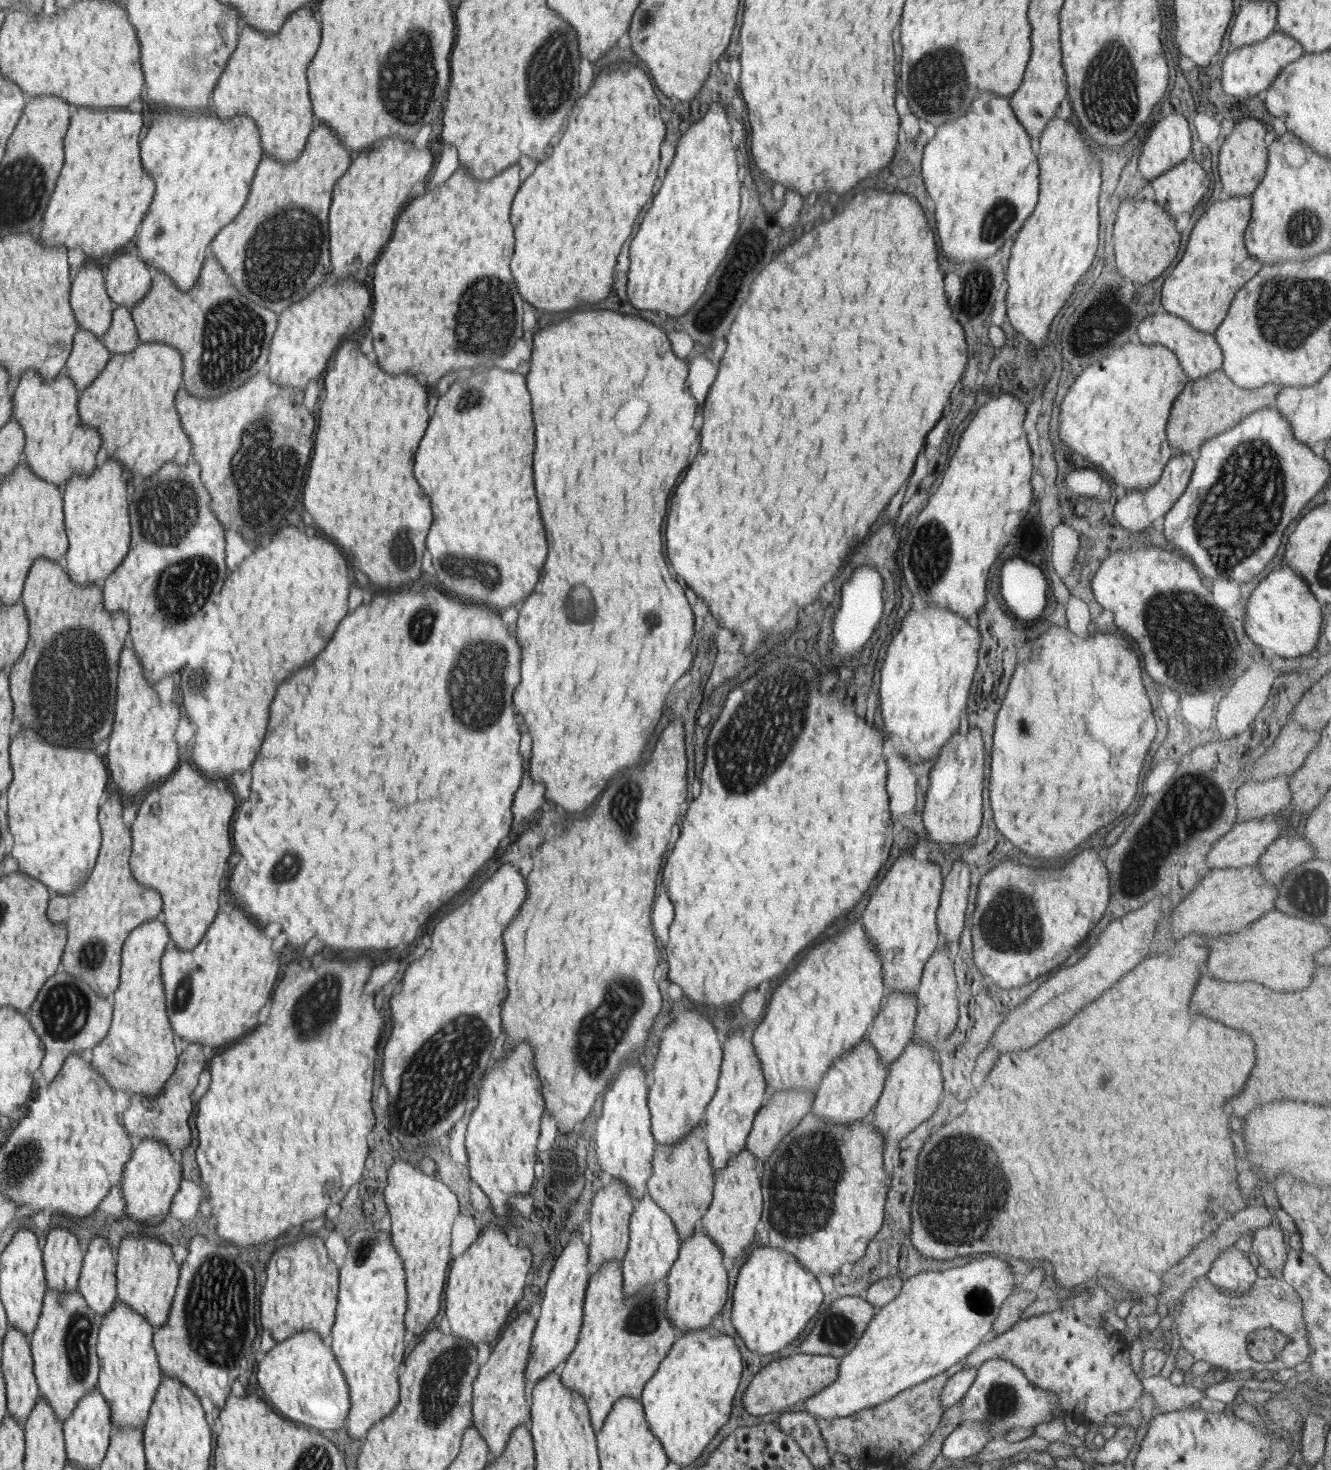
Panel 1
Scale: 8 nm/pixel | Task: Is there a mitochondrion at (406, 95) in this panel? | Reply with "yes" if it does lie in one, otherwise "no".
yes

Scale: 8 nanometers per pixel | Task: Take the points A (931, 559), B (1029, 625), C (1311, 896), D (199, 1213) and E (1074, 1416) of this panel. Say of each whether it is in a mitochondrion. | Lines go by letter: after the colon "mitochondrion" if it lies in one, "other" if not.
A: mitochondrion
B: other
C: mitochondrion
D: other
E: other

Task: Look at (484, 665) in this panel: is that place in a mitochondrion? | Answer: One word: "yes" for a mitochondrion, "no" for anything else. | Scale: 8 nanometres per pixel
yes

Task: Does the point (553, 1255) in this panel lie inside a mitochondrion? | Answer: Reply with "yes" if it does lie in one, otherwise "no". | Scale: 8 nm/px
no

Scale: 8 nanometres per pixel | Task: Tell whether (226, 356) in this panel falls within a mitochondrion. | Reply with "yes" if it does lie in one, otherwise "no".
yes

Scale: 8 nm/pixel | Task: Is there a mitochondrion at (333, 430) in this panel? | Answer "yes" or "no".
no

